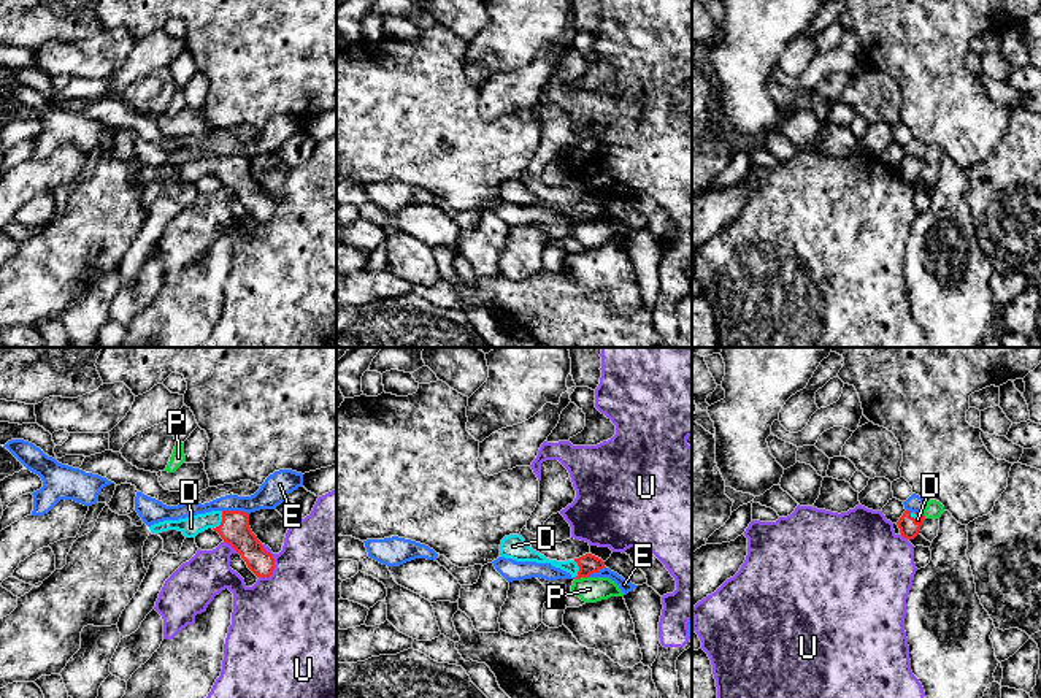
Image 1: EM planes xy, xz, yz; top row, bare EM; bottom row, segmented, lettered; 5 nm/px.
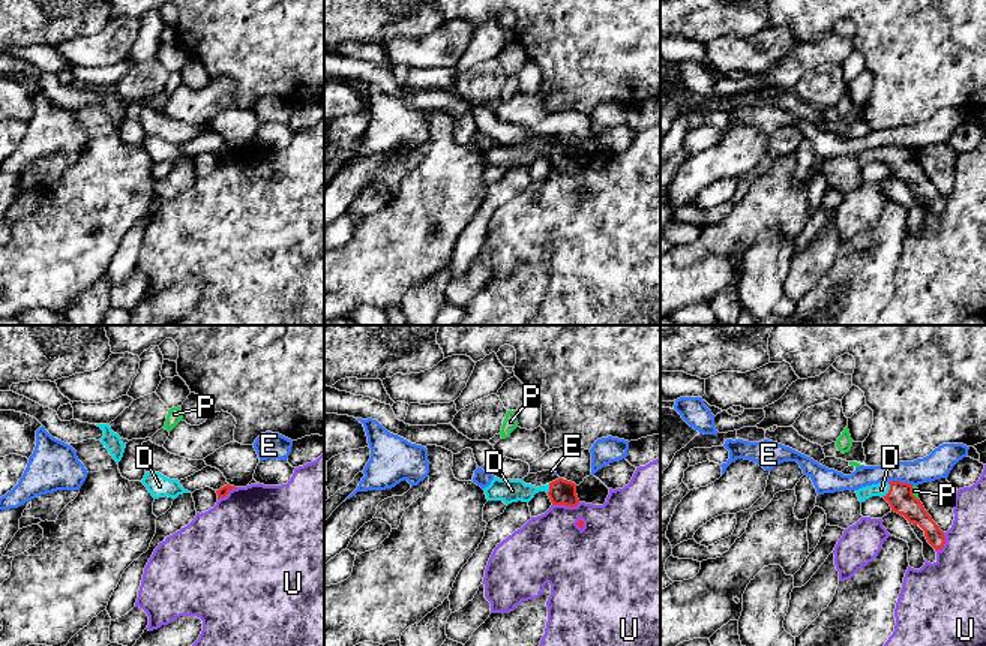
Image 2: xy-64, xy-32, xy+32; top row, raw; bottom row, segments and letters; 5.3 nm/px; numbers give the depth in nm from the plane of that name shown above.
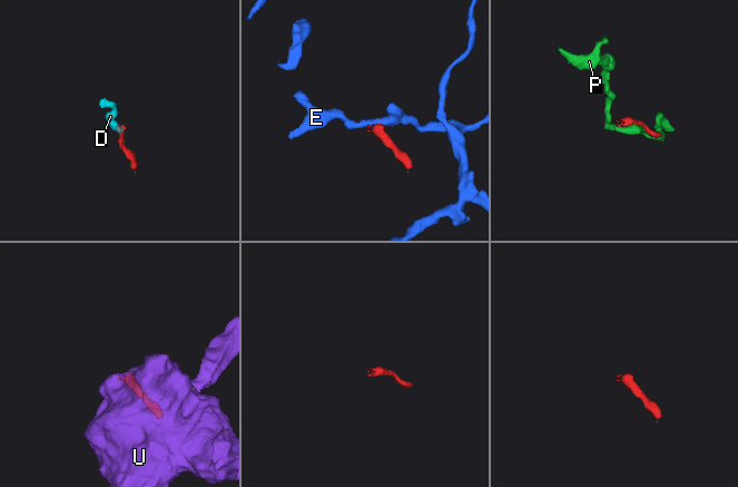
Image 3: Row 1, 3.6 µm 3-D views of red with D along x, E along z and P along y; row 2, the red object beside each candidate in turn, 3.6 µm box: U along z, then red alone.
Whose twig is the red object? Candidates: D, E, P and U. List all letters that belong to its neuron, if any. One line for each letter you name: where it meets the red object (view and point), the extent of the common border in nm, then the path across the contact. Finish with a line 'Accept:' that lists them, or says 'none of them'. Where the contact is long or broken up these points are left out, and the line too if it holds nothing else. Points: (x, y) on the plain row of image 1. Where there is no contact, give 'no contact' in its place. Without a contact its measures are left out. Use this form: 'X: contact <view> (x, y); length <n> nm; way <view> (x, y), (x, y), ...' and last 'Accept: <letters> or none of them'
D: contact xy (222, 165); length 110 nm; way xy (235, 175), (222, 165), (203, 165), (191, 172)
Accept: D

